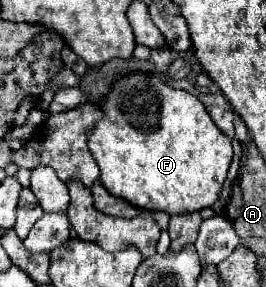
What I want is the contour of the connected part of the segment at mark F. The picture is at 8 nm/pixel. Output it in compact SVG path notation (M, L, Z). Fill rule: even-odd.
M133 73L121 77L105 101L101 103L103 119L91 131L89 151L93 153L99 169L103 187L127 203L145 211L165 211L169 215L195 213L205 207L213 207L219 199L231 165L231 139L223 135L213 119L209 117L203 103L179 89L167 87L157 75Z

